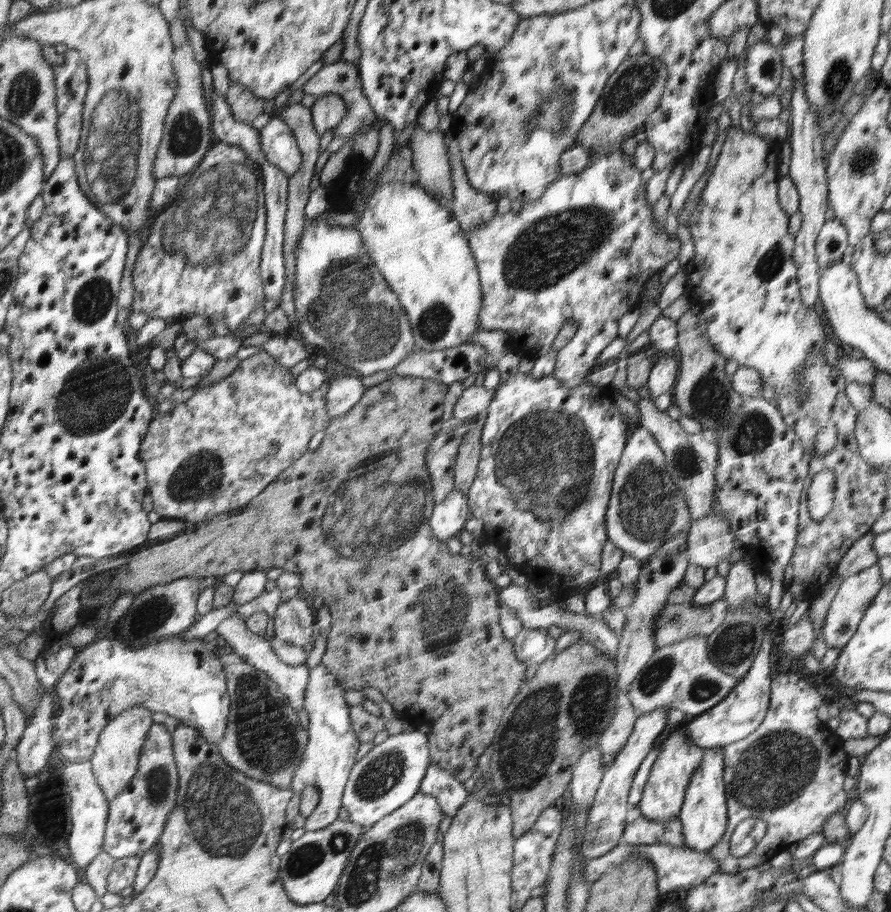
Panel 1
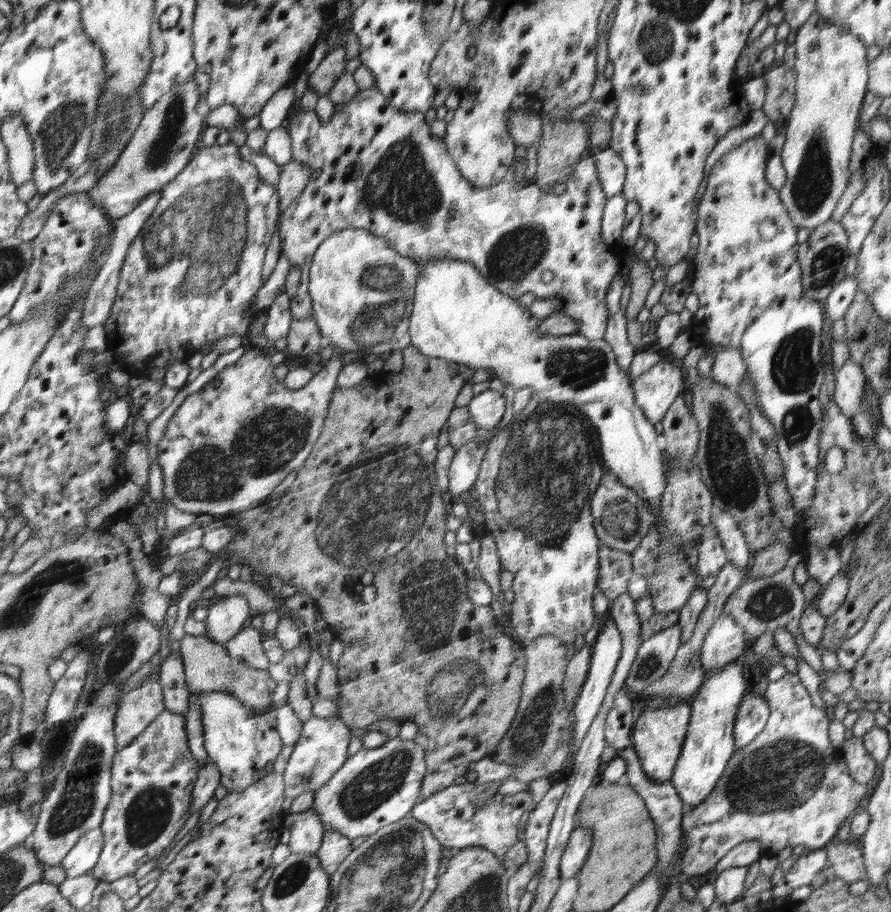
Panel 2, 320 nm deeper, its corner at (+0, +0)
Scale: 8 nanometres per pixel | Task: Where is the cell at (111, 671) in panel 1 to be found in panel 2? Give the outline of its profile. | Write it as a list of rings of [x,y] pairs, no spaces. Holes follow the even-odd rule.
[[[222,691],[197,695],[201,704],[203,743],[207,756],[218,767],[221,774],[219,783],[227,792],[242,792],[274,770],[274,762],[284,742],[276,728],[266,721],[266,715],[258,716],[238,697]]]

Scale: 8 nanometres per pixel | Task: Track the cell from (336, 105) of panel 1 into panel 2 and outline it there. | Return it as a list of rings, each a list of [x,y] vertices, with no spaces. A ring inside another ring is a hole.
[[[340,44],[330,49],[318,68],[310,75],[308,86],[312,87],[320,97],[328,96],[334,83],[342,76],[346,63],[347,52]]]

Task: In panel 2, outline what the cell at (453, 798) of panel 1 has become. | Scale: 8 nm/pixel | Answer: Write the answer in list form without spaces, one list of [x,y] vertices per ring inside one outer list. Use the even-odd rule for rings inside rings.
[[[474,783],[450,785],[448,788],[434,793],[429,798],[418,800],[409,812],[416,820],[423,822],[446,848],[466,848],[481,846],[493,852],[497,859],[503,861],[505,855],[517,844],[518,821],[520,816],[534,805],[531,791],[521,791],[512,795],[498,794],[476,810],[476,806],[468,800],[468,794],[474,790]]]

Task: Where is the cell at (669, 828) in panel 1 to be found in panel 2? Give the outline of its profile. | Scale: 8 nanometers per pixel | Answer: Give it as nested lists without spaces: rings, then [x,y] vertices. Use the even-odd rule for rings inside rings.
[[[786,672],[779,680],[770,681],[764,697],[765,700],[770,700],[769,707],[774,708],[774,712],[769,712],[770,724],[765,724],[766,732],[761,732],[752,743],[737,750],[734,760],[730,760],[730,768],[725,768],[726,776],[721,776],[708,798],[698,806],[688,807],[684,814],[684,836],[688,848],[681,860],[681,871],[686,876],[694,878],[706,874],[737,844],[747,840],[756,839],[763,848],[764,857],[774,857],[774,854],[787,846],[794,848],[798,844],[803,844],[807,852],[822,849],[824,844],[828,844],[836,836],[844,820],[856,813],[862,798],[868,796],[866,783],[852,782],[848,778],[847,764],[836,756],[836,750],[828,740],[828,714],[824,709],[814,708],[797,674]],[[832,762],[838,767],[838,782],[824,782],[826,770]]]

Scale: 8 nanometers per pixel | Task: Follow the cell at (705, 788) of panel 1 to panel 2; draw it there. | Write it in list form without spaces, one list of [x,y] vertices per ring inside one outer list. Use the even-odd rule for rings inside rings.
[[[732,661],[708,674],[700,690],[689,703],[691,717],[688,735],[684,737],[680,758],[674,767],[672,779],[669,780],[687,807],[698,806],[708,798],[720,780],[728,759],[736,754],[734,728],[745,690],[746,681],[742,677],[742,665]]]

